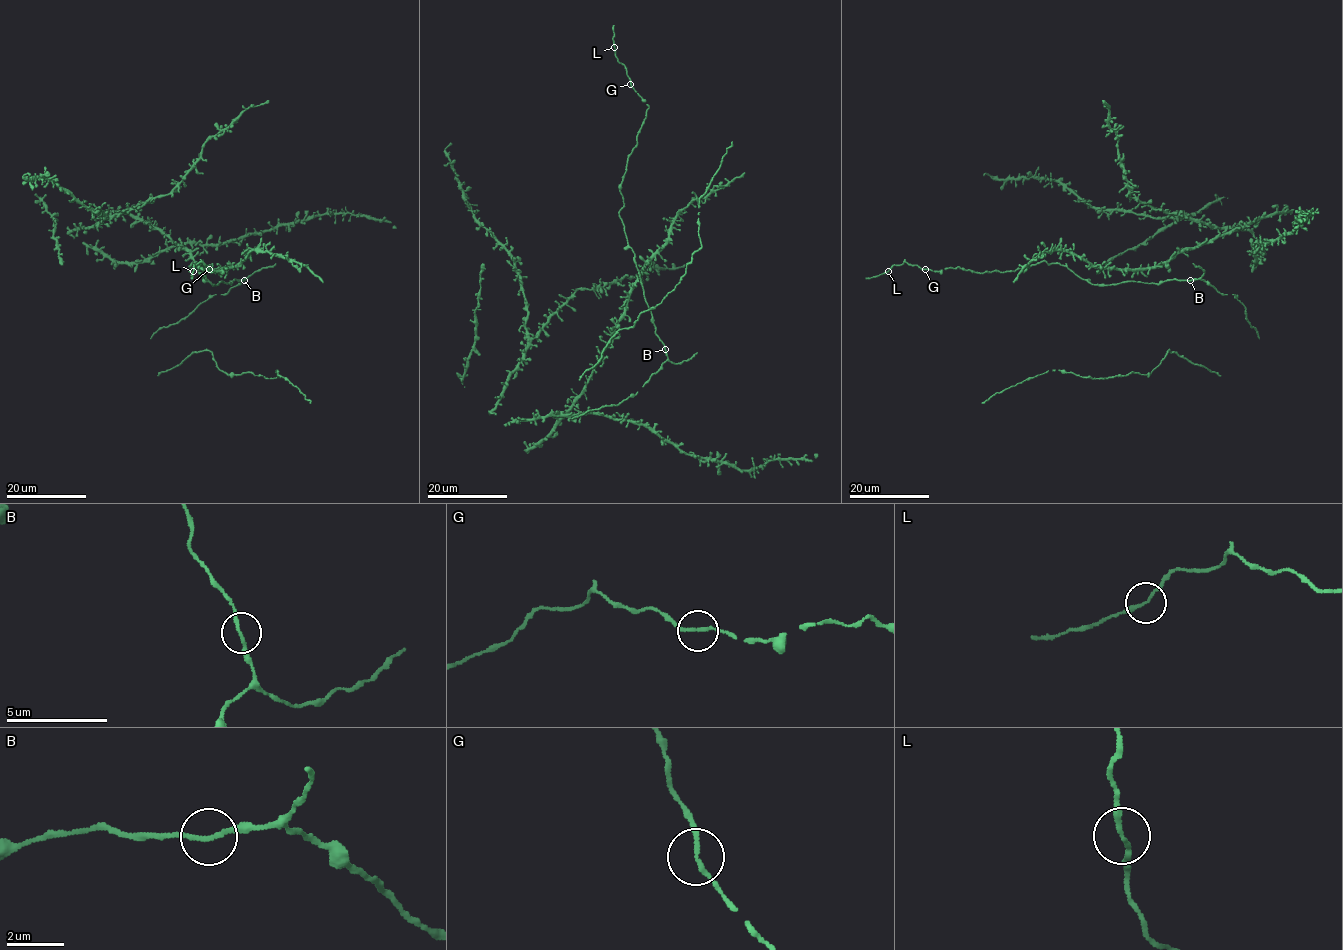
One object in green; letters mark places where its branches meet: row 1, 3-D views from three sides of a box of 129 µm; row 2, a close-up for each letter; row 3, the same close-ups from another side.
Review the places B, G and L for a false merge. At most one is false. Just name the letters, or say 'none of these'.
none of these

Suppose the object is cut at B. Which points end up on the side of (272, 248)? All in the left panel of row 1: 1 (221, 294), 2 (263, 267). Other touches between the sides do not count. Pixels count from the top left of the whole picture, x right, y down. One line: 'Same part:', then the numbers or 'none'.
Same part: none

